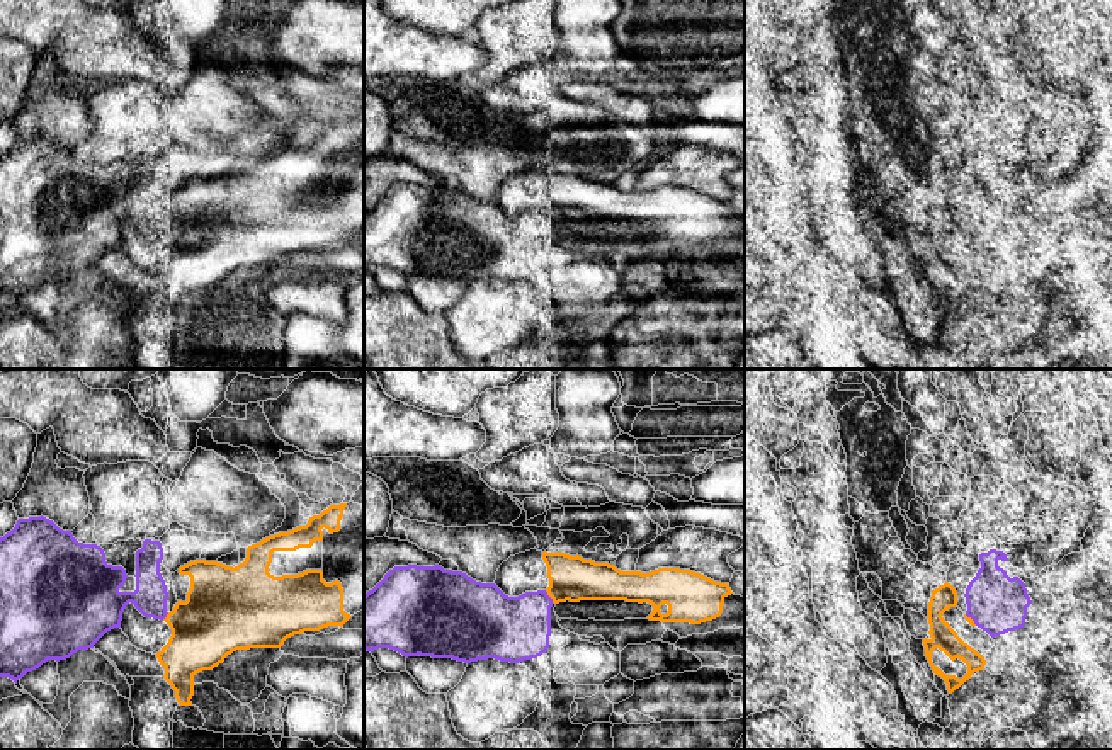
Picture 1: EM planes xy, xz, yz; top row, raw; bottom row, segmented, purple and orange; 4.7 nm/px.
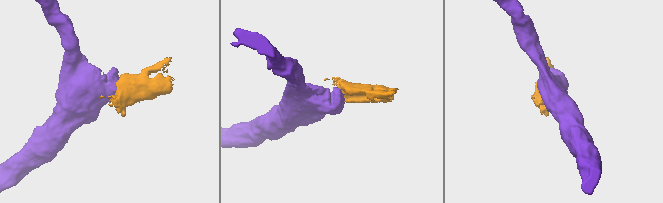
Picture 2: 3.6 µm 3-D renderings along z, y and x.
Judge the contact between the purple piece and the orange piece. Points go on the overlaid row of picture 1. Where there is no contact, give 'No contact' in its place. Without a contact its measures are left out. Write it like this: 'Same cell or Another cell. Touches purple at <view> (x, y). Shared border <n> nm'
Same cell. Touches purple at xz (548, 596). Shared border 70 nm

